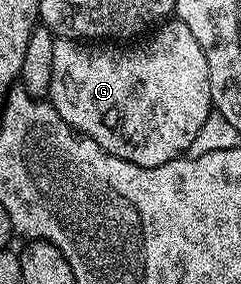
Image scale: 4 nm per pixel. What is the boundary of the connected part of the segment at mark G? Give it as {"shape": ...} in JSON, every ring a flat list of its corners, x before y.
{"shape":[[166,20,150,36,151,38,147,42,142,42,139,46,122,44,119,45,122,46,119,50,114,47,117,46,114,44,91,44,86,40,55,37,54,47,52,48,52,84,48,95,49,101,54,103,56,112,60,112,62,119,72,129,77,130,82,137,96,140,96,144,100,144,100,148,104,148,112,156,120,156,120,160,128,160,132,164,144,168,156,168,160,164,168,164,174,158,183,157,212,111,210,85,208,84,208,60,204,60,204,51,200,49,200,44,196,44,196,36,192,36,188,24,177,20]]}

